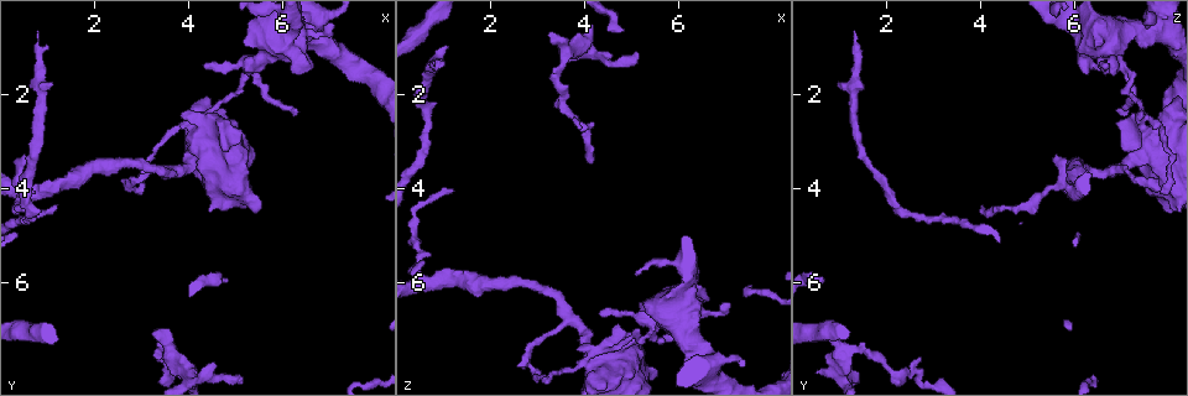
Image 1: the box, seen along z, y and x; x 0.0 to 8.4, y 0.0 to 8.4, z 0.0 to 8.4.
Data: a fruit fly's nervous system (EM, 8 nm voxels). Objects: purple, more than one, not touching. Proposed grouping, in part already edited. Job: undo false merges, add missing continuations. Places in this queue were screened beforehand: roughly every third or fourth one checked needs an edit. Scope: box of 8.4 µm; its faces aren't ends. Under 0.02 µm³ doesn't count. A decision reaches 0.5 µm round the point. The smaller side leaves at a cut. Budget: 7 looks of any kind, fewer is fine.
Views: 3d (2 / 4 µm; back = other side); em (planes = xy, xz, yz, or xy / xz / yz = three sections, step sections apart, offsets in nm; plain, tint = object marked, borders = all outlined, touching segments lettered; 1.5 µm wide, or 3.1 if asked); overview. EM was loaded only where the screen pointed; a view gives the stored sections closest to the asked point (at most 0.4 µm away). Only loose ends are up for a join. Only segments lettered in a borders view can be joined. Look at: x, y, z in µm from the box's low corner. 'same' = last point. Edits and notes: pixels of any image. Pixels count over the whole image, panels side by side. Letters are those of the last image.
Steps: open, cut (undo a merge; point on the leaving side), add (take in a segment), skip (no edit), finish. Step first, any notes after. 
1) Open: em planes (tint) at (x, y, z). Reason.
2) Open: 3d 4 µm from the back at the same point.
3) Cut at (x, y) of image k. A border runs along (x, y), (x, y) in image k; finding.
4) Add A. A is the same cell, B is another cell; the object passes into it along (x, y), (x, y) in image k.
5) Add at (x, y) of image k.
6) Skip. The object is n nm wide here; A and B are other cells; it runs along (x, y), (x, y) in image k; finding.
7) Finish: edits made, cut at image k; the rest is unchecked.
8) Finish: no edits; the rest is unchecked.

Open: em planes (plain) at (3.65, 3.65, 6.80). Branch point.

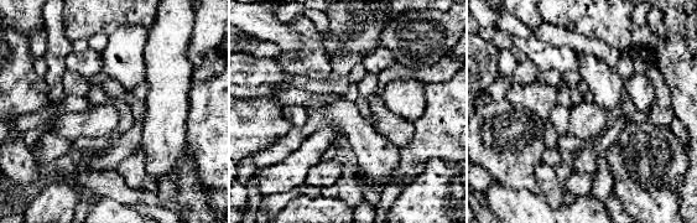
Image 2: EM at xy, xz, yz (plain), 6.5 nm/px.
Open: em planes (tint) at the same point. Where the object lies.

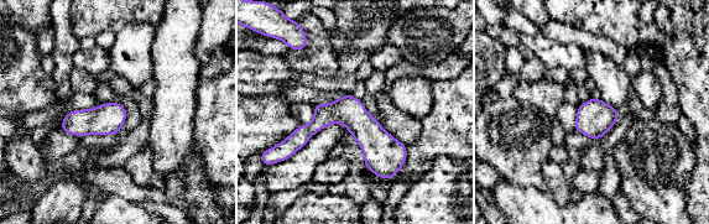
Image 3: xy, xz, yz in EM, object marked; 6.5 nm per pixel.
Open: em planes (borders) at the same point. What lies round it.

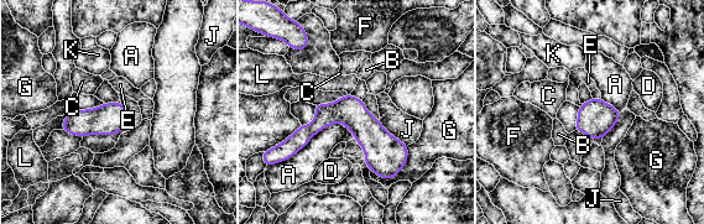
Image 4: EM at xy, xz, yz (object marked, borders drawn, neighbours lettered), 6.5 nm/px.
Skip. The longest contact is with A, 600 nm; A, B, C, D, E, F, G, J, K and L are other cells; a border runs along (354, 135), (329, 124), (266, 167) in image 4; all the same neuron.

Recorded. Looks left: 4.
Open: 3d 2 µm at (3.65, 7.40, 1.15).

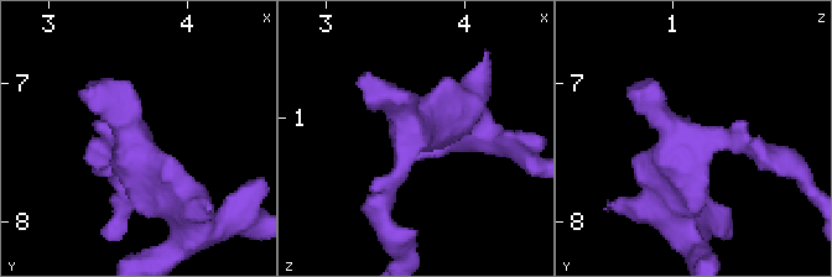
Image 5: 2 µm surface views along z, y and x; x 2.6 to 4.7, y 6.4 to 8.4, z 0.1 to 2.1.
Open: em xy step 8 (tint) at (3.62, 7.46, 1.12). Shape alone is not enough.

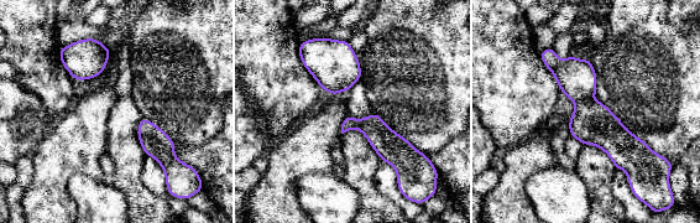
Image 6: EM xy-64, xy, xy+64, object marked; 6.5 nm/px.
Open: em planes (borders) at the same point. Cut it another way.

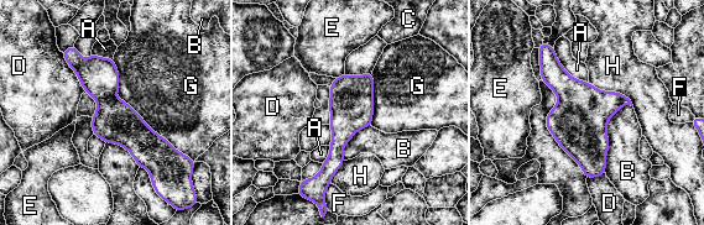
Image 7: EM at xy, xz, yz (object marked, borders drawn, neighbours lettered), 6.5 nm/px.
Skip. A, B, C, D, E, F, G and H are other cells; it runs along (74, 57), (109, 104), (165, 156) in image 7; all the same neuron.

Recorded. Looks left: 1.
Finish: no edits; the rest is unchecked.

